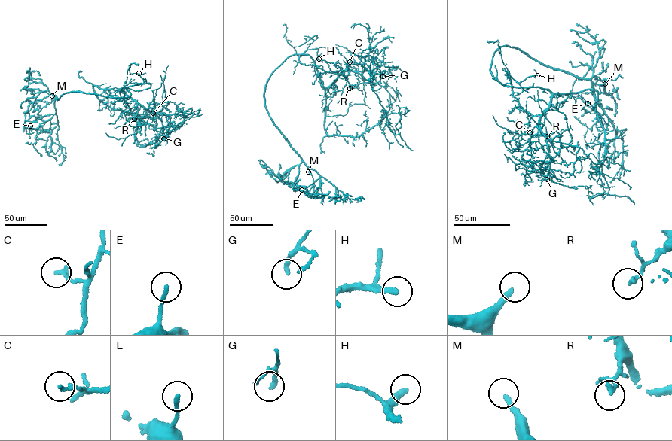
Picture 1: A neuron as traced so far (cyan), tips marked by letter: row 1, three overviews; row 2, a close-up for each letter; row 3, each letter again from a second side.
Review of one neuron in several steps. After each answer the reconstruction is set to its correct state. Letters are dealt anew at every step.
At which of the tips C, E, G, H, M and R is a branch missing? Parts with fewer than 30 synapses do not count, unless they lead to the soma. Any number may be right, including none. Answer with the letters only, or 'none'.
H, M

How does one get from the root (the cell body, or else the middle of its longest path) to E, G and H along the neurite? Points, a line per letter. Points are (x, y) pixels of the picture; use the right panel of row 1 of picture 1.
E: (494, 77), (489, 69), (495, 52), (514, 47), (589, 80), (605, 113), (598, 115), (588, 103)
G: (494, 77), (506, 86), (538, 86), (550, 92), (548, 106), (541, 116), (539, 126), (551, 158), (547, 179)
H: (494, 77), (506, 86), (550, 92), (548, 106), (535, 115), (514, 96), (508, 71), (518, 83), (537, 75)

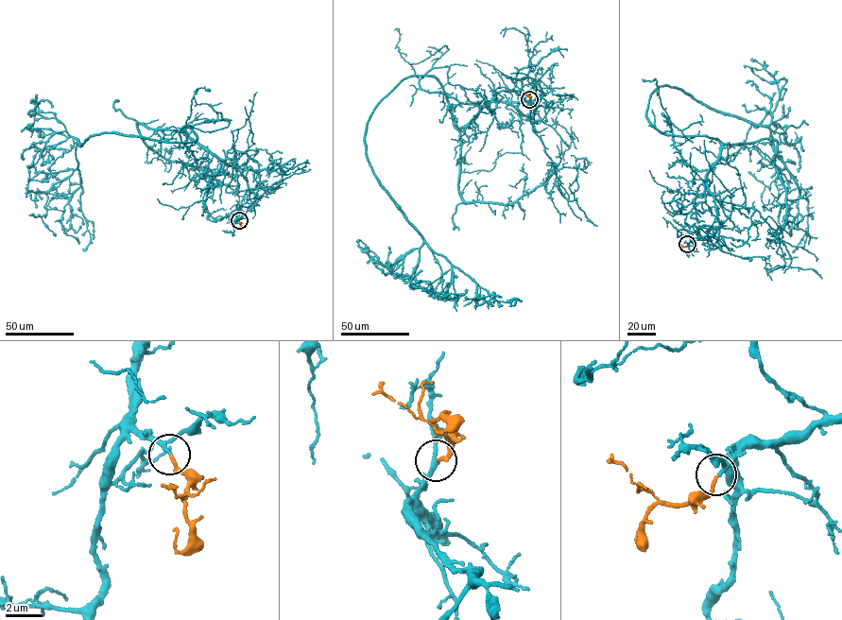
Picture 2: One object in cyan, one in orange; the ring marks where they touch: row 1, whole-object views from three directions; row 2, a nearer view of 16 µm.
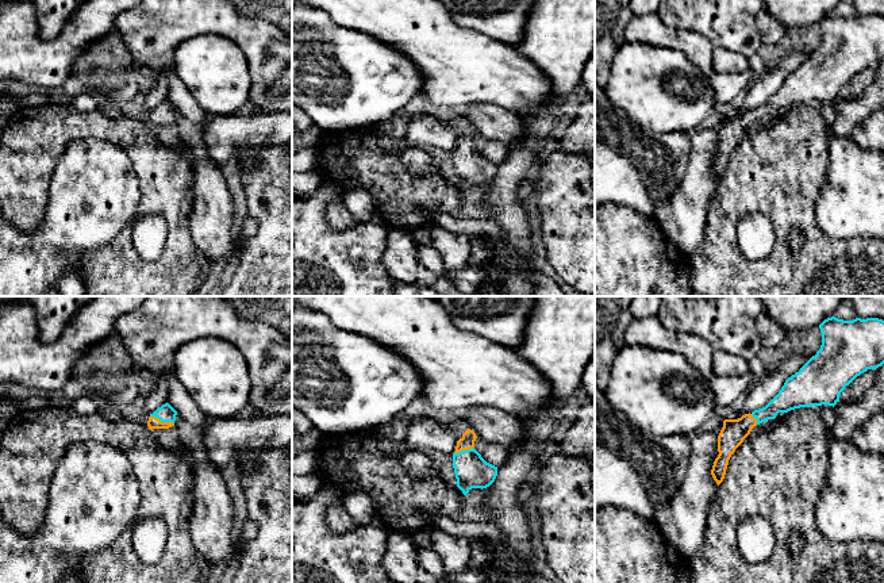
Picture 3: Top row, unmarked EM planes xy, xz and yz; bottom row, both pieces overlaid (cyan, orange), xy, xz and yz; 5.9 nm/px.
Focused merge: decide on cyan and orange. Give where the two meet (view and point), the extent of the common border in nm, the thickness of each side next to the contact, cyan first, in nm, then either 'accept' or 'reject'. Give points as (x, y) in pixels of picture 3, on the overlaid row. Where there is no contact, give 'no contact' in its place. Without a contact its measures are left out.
contact xy (162, 421); length 150 nm; calibres 100 and 70 nm; accept

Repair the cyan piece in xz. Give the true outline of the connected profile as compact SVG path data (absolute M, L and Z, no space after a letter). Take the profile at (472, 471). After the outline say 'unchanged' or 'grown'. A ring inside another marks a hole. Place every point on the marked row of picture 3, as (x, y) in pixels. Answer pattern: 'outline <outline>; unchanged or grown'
outline M468 429L457 441L453 453L457 487L465 496L472 488L483 490L489 487L497 476L497 467L487 463L474 449L476 438L476 433Z; grown

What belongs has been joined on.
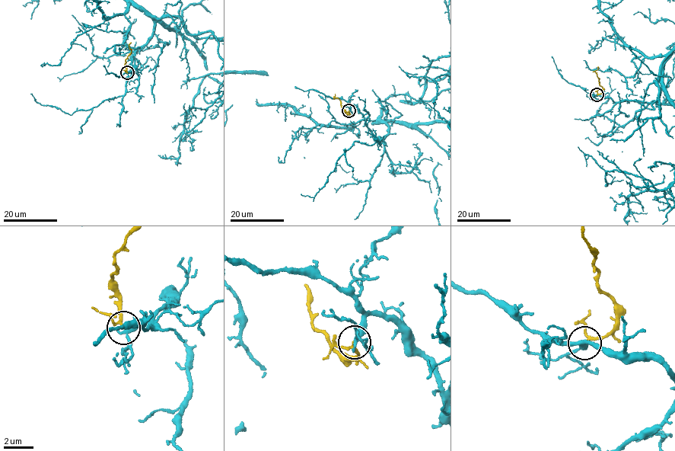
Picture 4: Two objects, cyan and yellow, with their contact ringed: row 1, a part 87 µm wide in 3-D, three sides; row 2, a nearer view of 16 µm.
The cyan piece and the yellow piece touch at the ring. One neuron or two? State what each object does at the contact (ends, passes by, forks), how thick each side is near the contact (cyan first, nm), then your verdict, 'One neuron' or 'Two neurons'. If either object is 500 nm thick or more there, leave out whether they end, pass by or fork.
At the ring cyan passes by. At the ring yellow passes by. Thickness 280 nm (cyan) against 150 nm. One neuron

